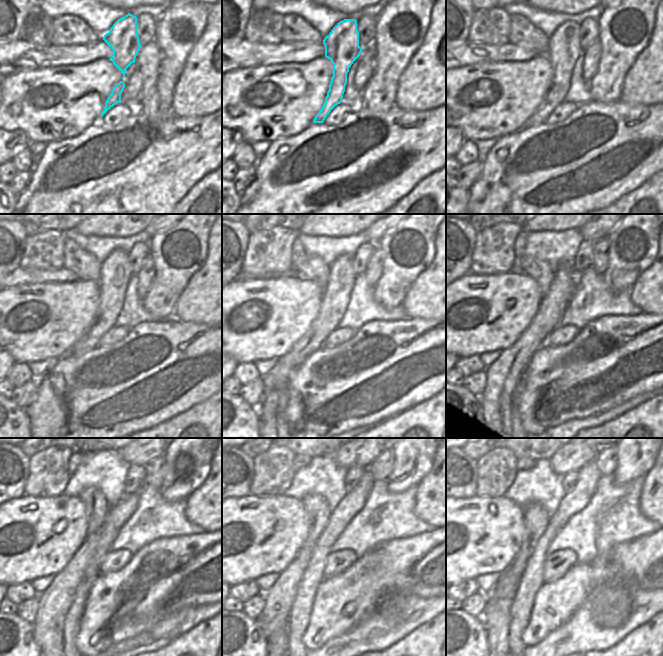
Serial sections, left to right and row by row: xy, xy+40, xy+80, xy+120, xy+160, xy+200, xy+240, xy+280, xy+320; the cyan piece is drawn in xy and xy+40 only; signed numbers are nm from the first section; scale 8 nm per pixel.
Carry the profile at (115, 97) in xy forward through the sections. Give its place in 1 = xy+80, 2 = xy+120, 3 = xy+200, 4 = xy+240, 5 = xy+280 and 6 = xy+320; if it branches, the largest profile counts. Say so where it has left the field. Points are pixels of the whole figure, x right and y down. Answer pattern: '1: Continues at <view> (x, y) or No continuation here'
1: Continues at xy+80 (564, 47)
2: Continues at xy+120 (116, 272)
3: Continues at xy+200 (504, 375)
4: Continues at xy+240 (54, 603)
5: Continues at xy+280 (278, 600)
6: Continues at xy+320 (506, 588)

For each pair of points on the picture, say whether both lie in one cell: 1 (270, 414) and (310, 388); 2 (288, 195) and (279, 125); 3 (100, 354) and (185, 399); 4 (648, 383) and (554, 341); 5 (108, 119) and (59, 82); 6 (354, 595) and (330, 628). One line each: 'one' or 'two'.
1: two
2: two
3: one
4: two
5: two
6: one

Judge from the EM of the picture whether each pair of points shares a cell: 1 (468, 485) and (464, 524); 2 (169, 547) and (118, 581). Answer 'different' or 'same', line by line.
1: different
2: same

